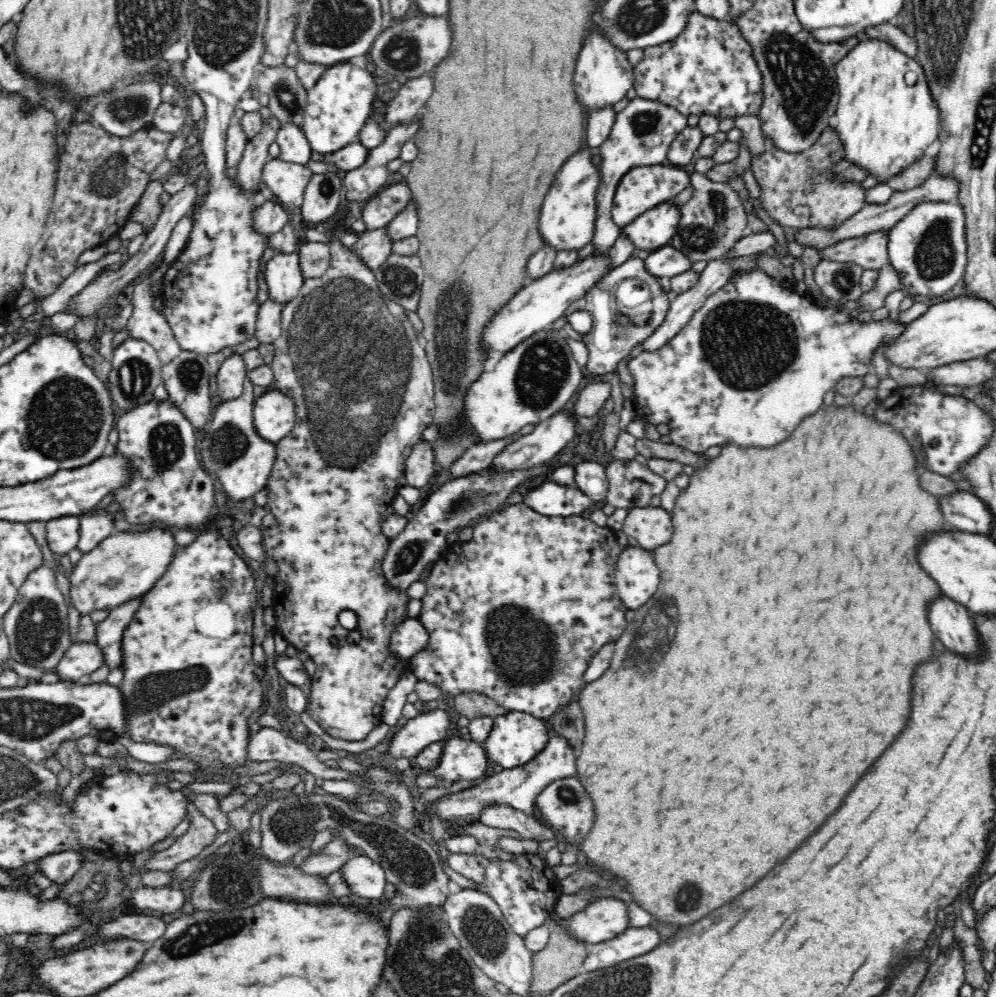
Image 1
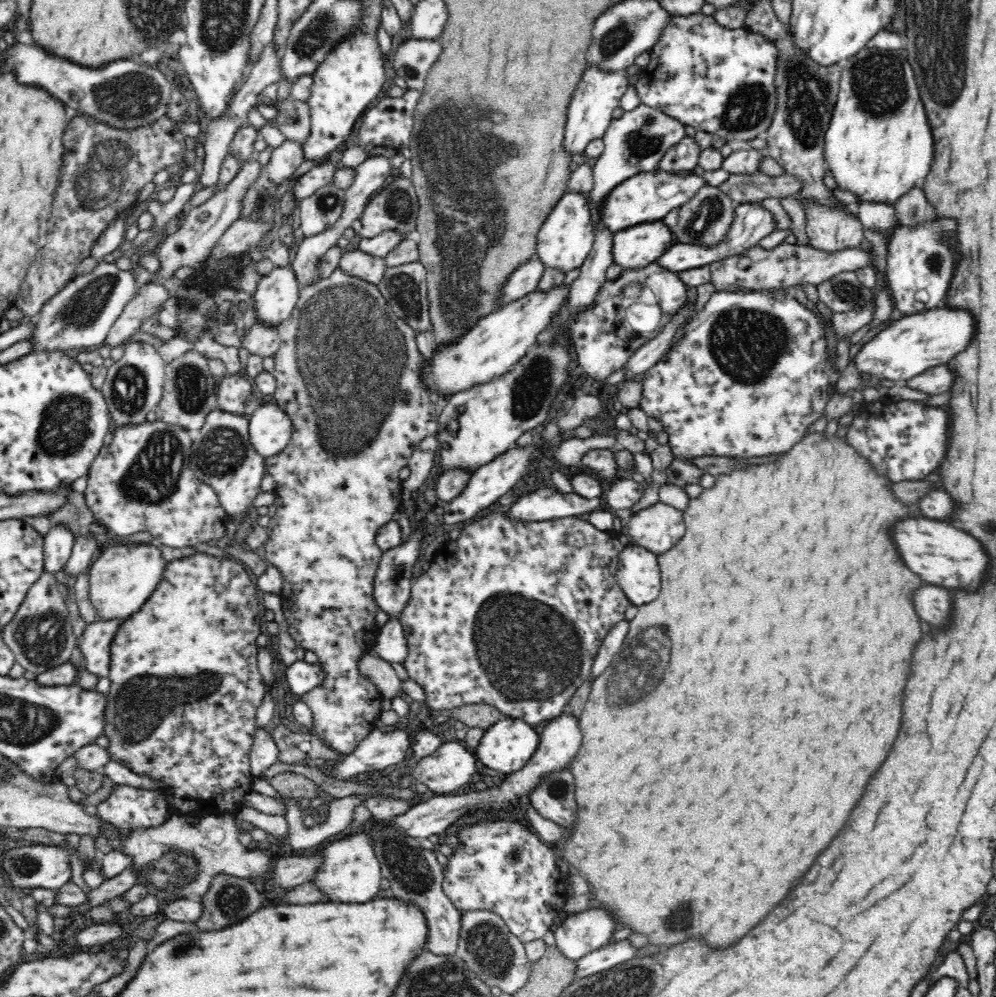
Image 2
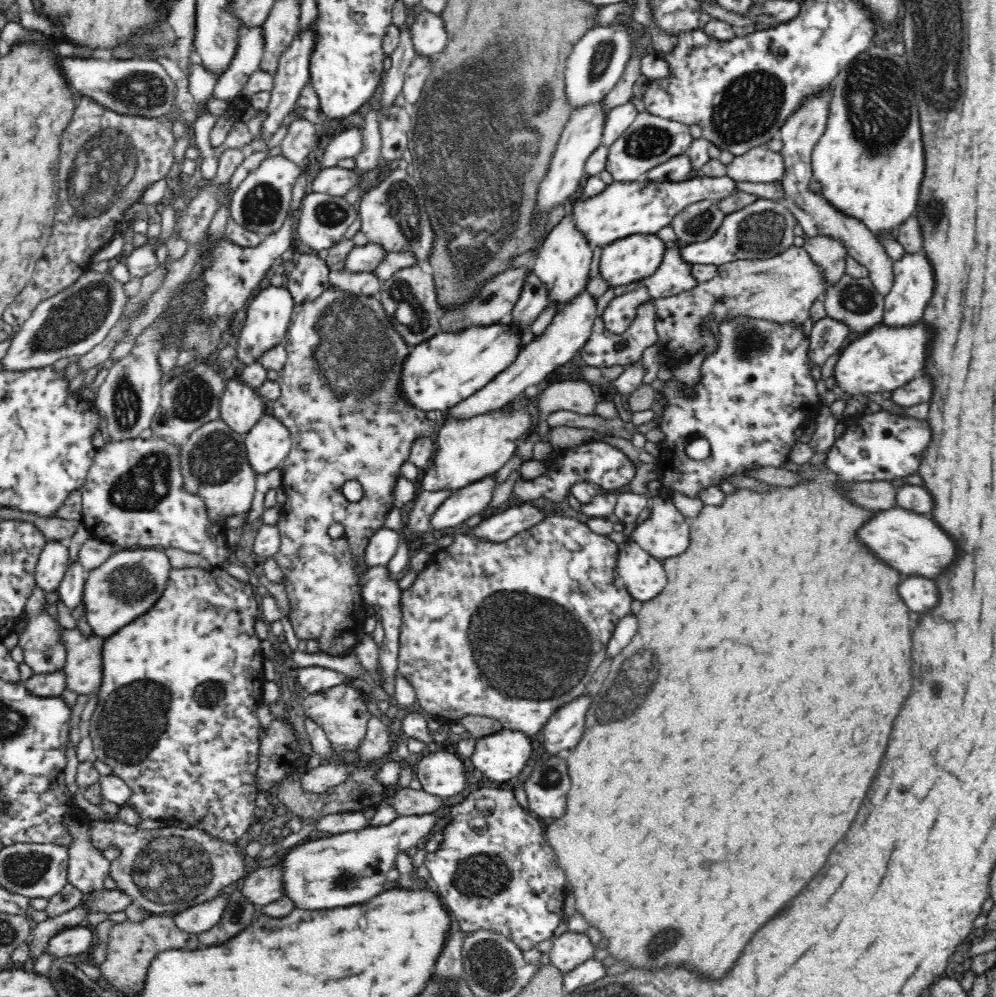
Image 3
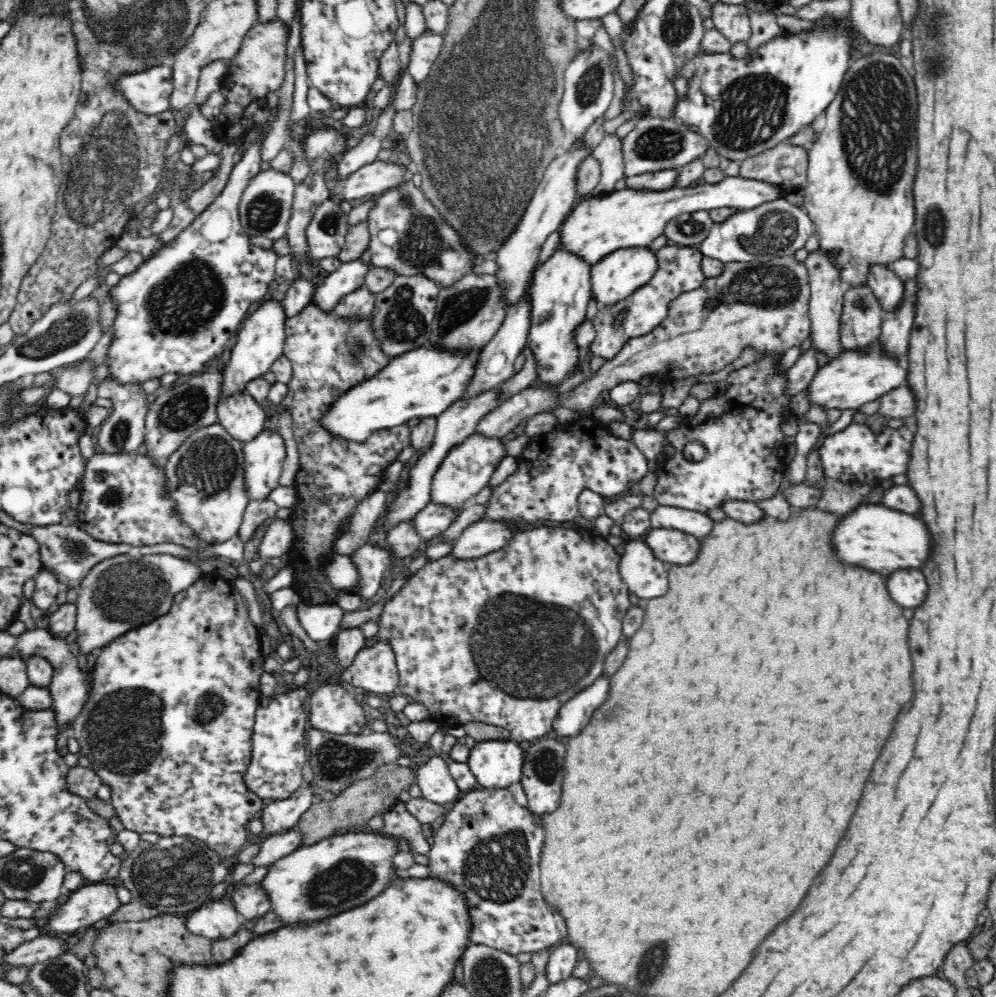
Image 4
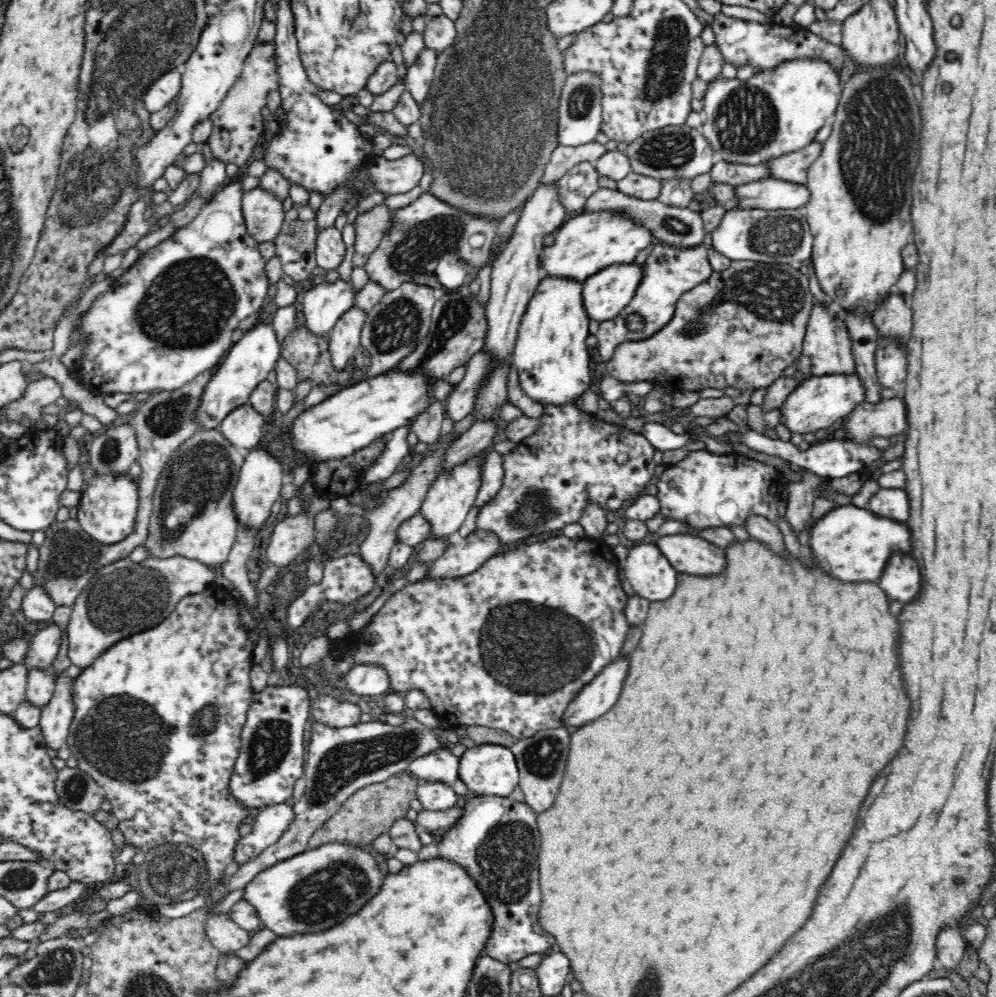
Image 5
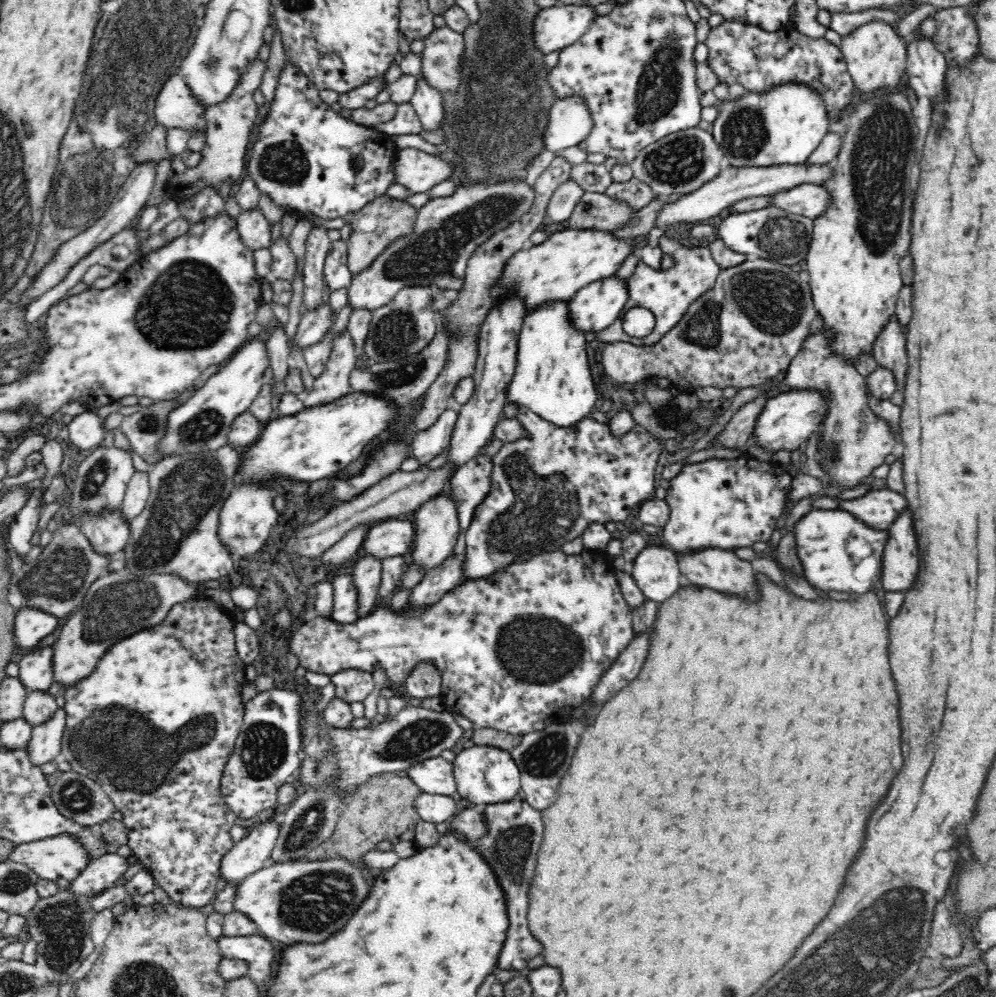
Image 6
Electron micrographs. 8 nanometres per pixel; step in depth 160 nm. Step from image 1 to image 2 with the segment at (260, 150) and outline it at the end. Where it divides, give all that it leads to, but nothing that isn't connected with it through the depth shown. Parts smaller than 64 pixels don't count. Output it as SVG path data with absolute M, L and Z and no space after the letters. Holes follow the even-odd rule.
M255 156L245 160L241 164L238 176L232 179L224 192L220 192L220 194L206 200L204 204L198 206L194 213L192 211L184 213L182 226L176 232L164 235L162 242L160 242L157 253L160 268L154 272L157 278L164 280L176 276L176 272L180 269L200 270L203 267L217 240L224 234L229 225L240 219L240 207L242 207L244 196L258 178L260 168L261 165Z

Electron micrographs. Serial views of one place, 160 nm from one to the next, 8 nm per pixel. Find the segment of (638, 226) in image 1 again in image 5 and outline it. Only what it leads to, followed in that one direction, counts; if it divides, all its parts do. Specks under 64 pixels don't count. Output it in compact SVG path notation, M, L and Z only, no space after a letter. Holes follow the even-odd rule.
M613 264L582 283L582 305L588 320L612 320L632 300L641 282L642 266Z

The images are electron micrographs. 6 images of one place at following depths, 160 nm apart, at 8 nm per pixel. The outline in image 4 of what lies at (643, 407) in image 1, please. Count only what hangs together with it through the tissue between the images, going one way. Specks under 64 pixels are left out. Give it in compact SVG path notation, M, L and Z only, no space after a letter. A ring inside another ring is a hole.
M762 355L759 358L759 361L755 364L745 365L744 367L733 370L728 374L726 380L718 381L717 382L717 393L710 399L701 401L701 405L699 408L698 413L693 417L685 418L678 428L666 431L665 434L668 436L669 444L675 448L675 455L666 460L666 464L664 464L664 473L660 475L658 479L656 479L656 485L653 490L653 498L658 500L659 504L662 506L669 506L669 507L676 507L676 508L683 508L689 511L696 511L701 513L706 513L711 511L712 509L721 509L721 506L726 501L746 501L746 502L753 502L758 503L763 500L775 500L775 494L780 490L780 482L782 482L783 476L786 474L786 465L784 459L778 455L778 448L784 445L784 434L782 430L780 430L780 422L785 420L786 418L790 417L788 411L788 395L784 395L784 373L782 374L774 374L774 370L776 370L776 364L778 361L782 360L782 356L778 357L777 360L774 360L774 357L770 359L768 355L764 357ZM698 441L704 445L704 449L706 449L706 454L704 454L704 458L702 460L688 460L683 455L684 446L689 442Z

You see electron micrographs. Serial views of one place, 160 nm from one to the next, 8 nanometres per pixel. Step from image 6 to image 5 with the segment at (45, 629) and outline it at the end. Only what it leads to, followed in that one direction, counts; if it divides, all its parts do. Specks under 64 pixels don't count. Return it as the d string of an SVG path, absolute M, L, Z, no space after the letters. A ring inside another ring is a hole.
M32 587L25 592L18 614L26 624L50 622L57 607L42 587Z

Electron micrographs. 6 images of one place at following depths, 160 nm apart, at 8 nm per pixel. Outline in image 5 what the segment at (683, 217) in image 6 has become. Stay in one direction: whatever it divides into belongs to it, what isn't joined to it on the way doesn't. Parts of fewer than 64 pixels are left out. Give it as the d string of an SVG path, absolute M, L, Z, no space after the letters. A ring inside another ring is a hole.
M723 160L716 163L710 172L712 186L728 184L734 190L744 186L744 184L760 182L760 180L769 179L770 177L772 177L771 168L768 162L750 165L734 164Z

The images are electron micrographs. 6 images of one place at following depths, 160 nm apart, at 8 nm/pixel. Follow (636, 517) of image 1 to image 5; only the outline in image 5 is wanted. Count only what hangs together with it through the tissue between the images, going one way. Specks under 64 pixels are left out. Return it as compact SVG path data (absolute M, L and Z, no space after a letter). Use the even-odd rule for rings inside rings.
M692 534L662 536L656 545L674 569L688 575L719 575L728 566L724 548Z

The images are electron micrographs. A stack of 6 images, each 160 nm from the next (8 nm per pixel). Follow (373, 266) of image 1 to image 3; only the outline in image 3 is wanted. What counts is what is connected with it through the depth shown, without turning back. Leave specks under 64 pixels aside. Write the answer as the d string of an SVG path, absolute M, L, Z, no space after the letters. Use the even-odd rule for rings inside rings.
M336 270L329 272L329 283L332 289L364 298L377 296L382 281L374 275L374 272L348 273L348 271Z

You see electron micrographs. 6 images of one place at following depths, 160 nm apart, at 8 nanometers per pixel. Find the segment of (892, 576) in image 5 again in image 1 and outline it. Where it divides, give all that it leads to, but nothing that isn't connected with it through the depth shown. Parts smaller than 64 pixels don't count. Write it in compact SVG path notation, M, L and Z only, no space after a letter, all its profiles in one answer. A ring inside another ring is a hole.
M940 596L934 604L930 604L928 622L948 650L962 656L974 656L980 652L974 621L964 605L950 600L948 596Z

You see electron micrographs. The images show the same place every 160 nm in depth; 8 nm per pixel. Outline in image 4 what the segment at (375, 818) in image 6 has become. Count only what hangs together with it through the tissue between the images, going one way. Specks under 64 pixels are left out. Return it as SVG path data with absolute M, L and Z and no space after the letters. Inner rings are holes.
M397 762L385 764L370 778L358 781L346 787L337 797L325 803L311 803L308 812L302 814L296 828L303 834L302 846L313 845L326 837L338 832L368 831L368 822L377 816L384 816L399 802L399 796L404 790L417 784L417 776L411 767L400 766Z

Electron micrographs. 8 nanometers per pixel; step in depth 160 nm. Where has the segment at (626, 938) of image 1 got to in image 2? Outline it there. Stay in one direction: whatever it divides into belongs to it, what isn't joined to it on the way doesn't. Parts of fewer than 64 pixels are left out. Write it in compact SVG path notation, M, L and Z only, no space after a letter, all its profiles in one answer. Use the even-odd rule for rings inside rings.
M627 940L604 945L579 958L575 962L574 975L576 979L581 979L612 969L616 965L633 959L636 956L636 950Z

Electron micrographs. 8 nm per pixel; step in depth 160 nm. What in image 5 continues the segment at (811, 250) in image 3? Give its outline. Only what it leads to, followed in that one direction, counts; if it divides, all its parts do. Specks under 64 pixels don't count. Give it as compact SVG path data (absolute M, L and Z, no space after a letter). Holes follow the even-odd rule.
M828 300L826 306L831 307L824 307L819 302L812 307L802 352L795 366L797 374L803 379L828 375L851 375L857 372L855 358L852 354L853 341L849 330L842 320L834 317L830 309L836 308L830 303Z

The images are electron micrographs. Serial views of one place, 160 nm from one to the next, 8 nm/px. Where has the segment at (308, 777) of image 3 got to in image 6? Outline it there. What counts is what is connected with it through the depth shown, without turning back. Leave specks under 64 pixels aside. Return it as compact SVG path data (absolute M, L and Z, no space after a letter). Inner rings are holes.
M265 815L258 826L251 827L247 834L222 857L220 862L220 878L224 878L226 884L238 884L247 876L254 874L257 870L264 868L270 862L272 851L274 850L279 832L280 821L272 815Z

